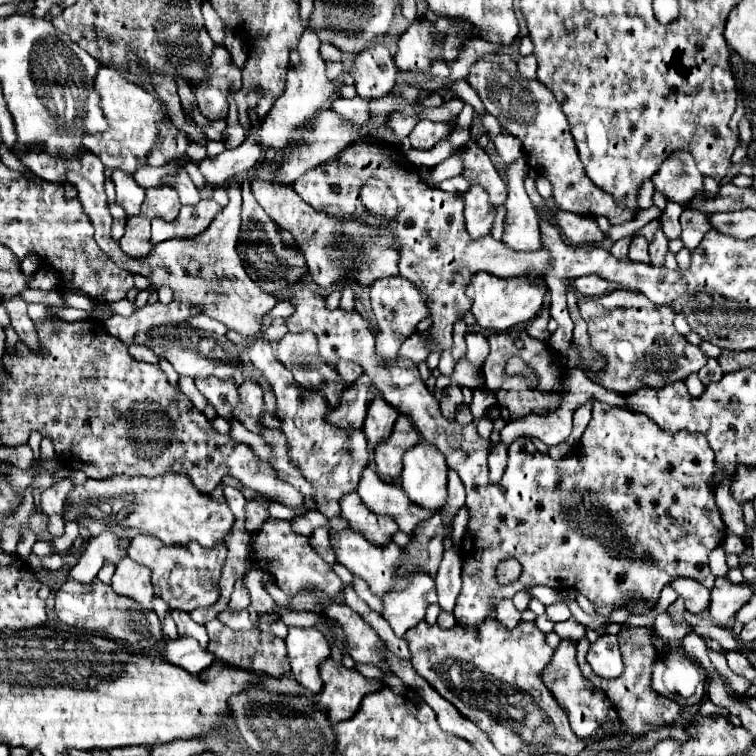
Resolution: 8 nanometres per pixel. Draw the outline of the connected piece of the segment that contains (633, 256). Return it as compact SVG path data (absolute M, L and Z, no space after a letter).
M634 236L634 242L629 247L628 257L632 261L650 263L650 257L648 253L649 242L645 238L638 238Z

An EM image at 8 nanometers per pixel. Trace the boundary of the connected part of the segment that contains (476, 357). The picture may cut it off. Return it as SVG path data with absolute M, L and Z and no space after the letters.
M470 332L464 338L466 338L466 346L468 346L468 362L472 362L474 366L482 366L490 352L486 336L478 334L478 332Z

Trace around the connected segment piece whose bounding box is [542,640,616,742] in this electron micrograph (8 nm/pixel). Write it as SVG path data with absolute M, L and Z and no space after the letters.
M560 640L550 664L542 672L542 682L552 692L558 706L568 714L570 726L578 738L596 742L616 738L616 710L604 692L600 692L588 678L582 676L580 666L576 664L576 644L576 640Z

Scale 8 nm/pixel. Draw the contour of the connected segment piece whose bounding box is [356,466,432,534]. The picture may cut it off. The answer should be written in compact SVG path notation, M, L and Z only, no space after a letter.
M370 466L364 470L356 492L374 514L392 516L400 530L406 534L410 534L420 522L432 516L432 512L428 512L426 508L412 504L412 500L404 496L404 490L400 486L384 482Z

